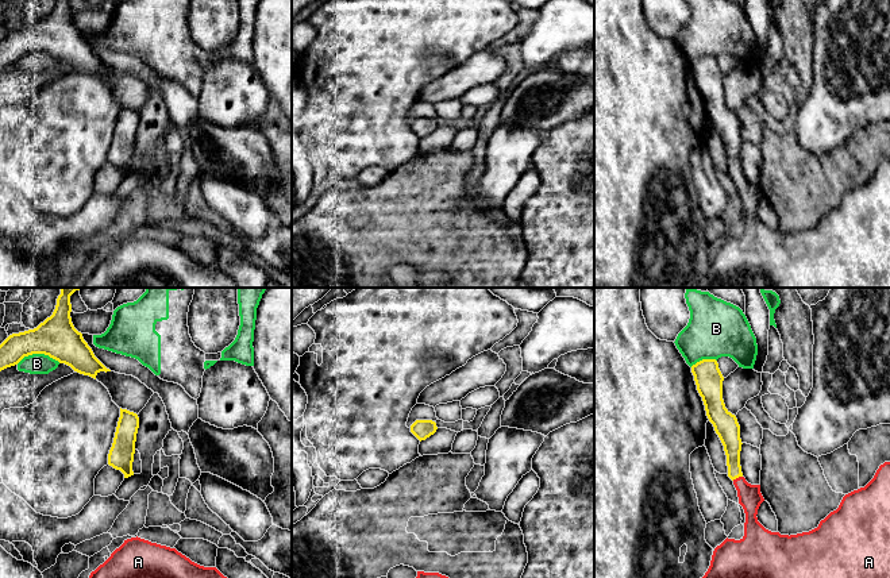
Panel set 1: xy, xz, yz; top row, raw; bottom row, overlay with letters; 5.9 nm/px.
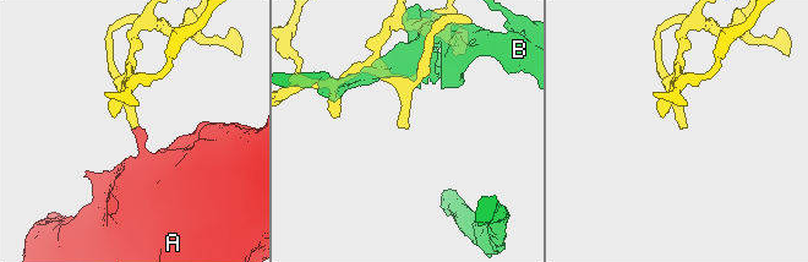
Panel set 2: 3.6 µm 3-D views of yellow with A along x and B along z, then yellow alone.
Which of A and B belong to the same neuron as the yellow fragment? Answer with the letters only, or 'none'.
A

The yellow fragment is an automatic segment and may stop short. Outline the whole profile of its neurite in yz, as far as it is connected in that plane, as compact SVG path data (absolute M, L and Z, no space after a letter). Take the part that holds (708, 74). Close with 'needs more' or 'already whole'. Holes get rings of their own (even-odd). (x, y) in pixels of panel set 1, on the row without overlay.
M702 57L691 63L691 70L694 73L694 78L697 82L697 88L702 95L706 113L709 119L713 122L716 131L718 132L724 149L727 153L727 163L728 163L728 174L733 178L733 182L737 188L739 201L743 204L745 211L745 220L744 220L744 234L740 238L735 236L725 236L720 243L717 243L713 248L710 263L705 273L698 277L697 288L890 288L890 159L885 159L876 167L874 176L864 184L858 188L854 188L845 192L839 203L839 205L831 209L824 217L820 219L818 224L797 232L781 232L779 230L771 230L766 227L758 219L758 207L760 201L764 199L760 190L760 182L751 182L745 178L741 170L740 163L740 149L741 149L741 136L740 136L740 123L735 112L732 112L724 101L723 97L723 78L724 74L718 66L718 61L716 57Z; needs more

